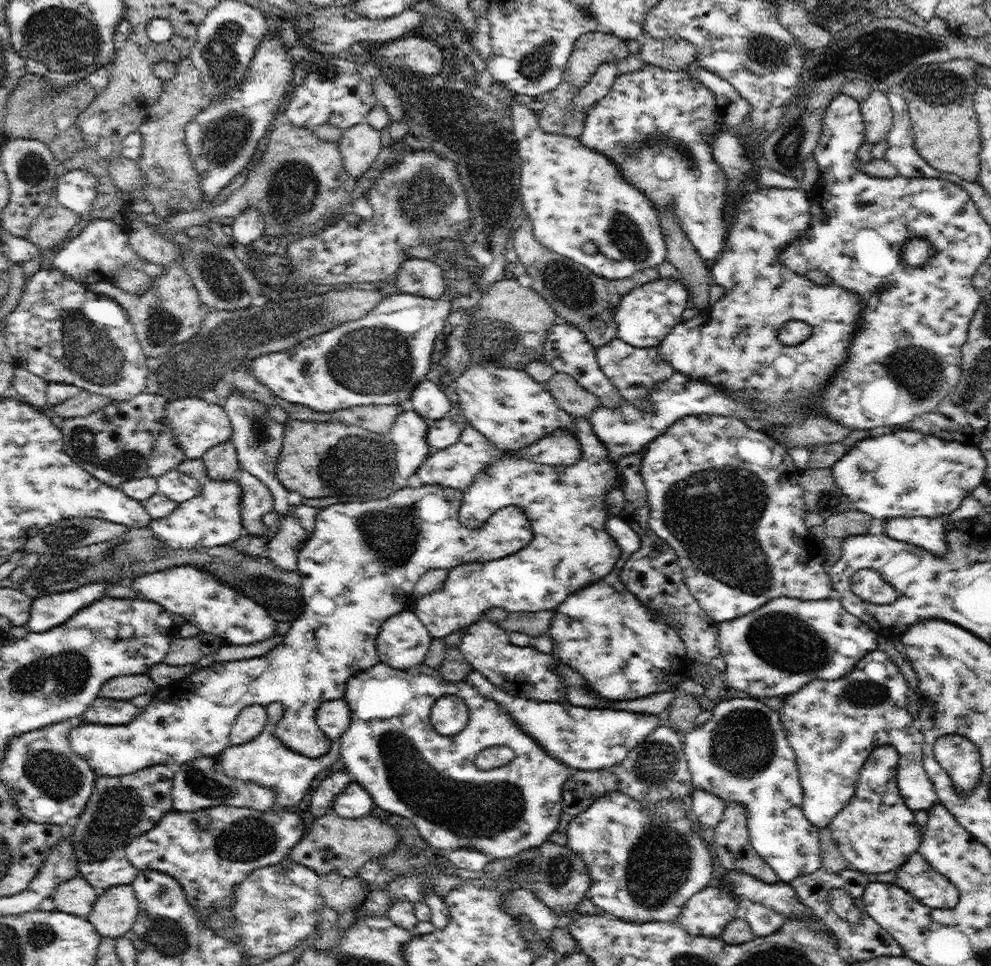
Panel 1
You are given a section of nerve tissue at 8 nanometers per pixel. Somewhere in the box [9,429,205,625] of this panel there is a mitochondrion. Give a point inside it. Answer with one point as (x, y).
(64, 568)

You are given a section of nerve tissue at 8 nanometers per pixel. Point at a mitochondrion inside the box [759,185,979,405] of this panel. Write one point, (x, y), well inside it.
(881, 289)

